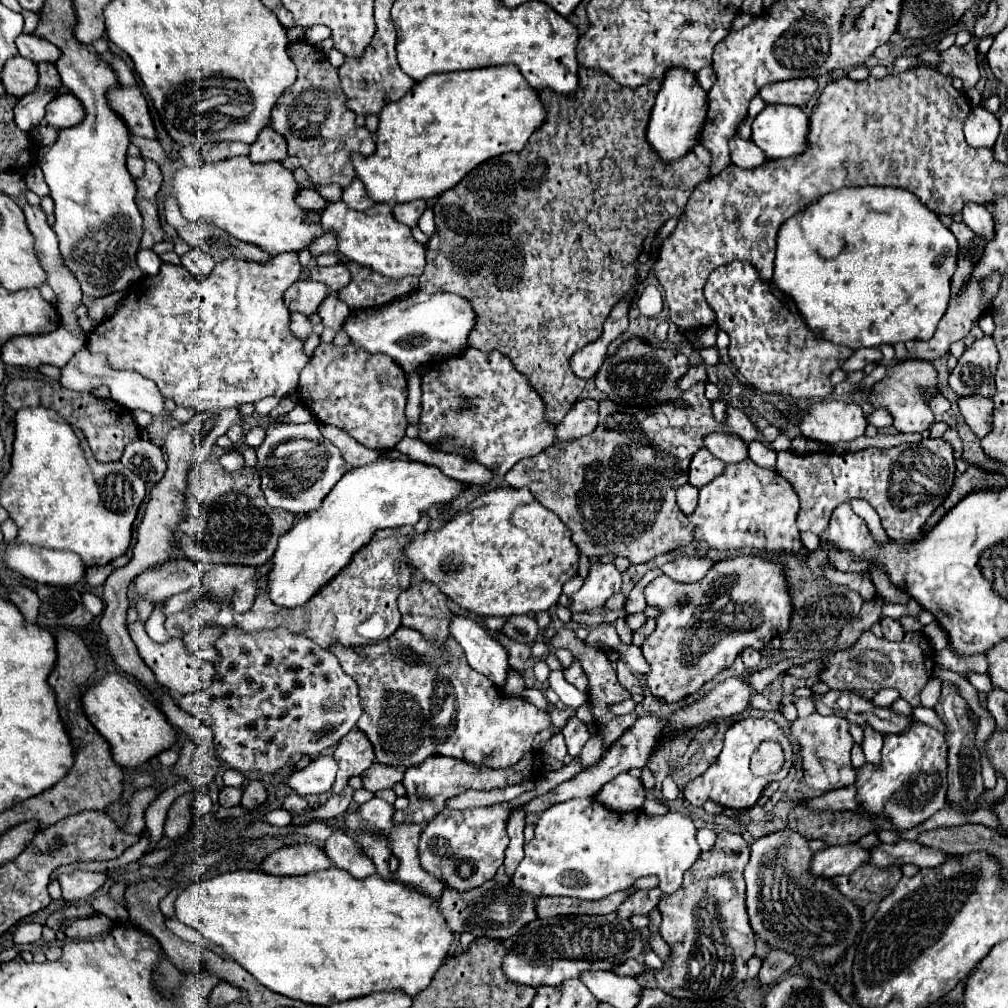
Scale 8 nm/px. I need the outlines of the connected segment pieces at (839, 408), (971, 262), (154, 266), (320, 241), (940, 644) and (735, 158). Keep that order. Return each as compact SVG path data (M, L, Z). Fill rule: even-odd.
M831 400L813 404L809 412L803 414L799 430L809 440L837 444L851 442L865 434L867 418L863 410L853 402Z
M953 222L949 230L955 234L955 238L959 242L957 268L955 268L955 274L951 278L951 294L959 296L959 292L967 284L967 280L971 278L971 272L975 270L975 264L983 256L985 240L981 236L977 236L975 232L971 232L963 222L959 222L959 224Z
M139 250L137 252L137 266L143 276L157 276L161 260L153 250Z
M323 230L323 236L319 236L319 238L315 238L315 240L311 242L311 252L313 252L313 254L337 254L337 256L339 256L335 232Z
M927 624L925 630L923 630L923 634L929 638L929 642L933 644L935 650L943 650L943 648L949 644L949 642L947 642L947 636L945 636L945 632L939 628L939 624Z
M739 136L731 138L729 150L731 150L731 164L739 168L757 168L765 162L765 154L751 140L743 140Z

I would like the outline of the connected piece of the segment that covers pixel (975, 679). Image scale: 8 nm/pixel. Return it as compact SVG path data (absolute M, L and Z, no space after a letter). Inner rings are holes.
M967 672L965 674L967 682L971 682L979 692L989 692L993 686L991 686L991 678L989 674L977 674L977 672Z

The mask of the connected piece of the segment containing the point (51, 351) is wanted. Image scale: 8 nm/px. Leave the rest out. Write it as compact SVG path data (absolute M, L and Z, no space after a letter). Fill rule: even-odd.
M57 328L49 334L37 336L15 336L7 340L1 348L1 360L11 366L29 366L37 368L41 364L53 364L63 368L79 348L85 348L87 332L71 332L67 328Z

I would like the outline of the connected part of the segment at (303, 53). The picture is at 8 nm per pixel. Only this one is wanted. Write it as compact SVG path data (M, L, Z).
M295 42L287 48L295 62L299 76L277 100L271 112L273 128L285 136L289 154L297 156L309 178L317 184L349 186L355 178L349 156L359 152L369 156L375 152L373 134L367 128L355 124L355 112L347 108L347 96L339 86L337 68L331 66L327 54L309 42Z

